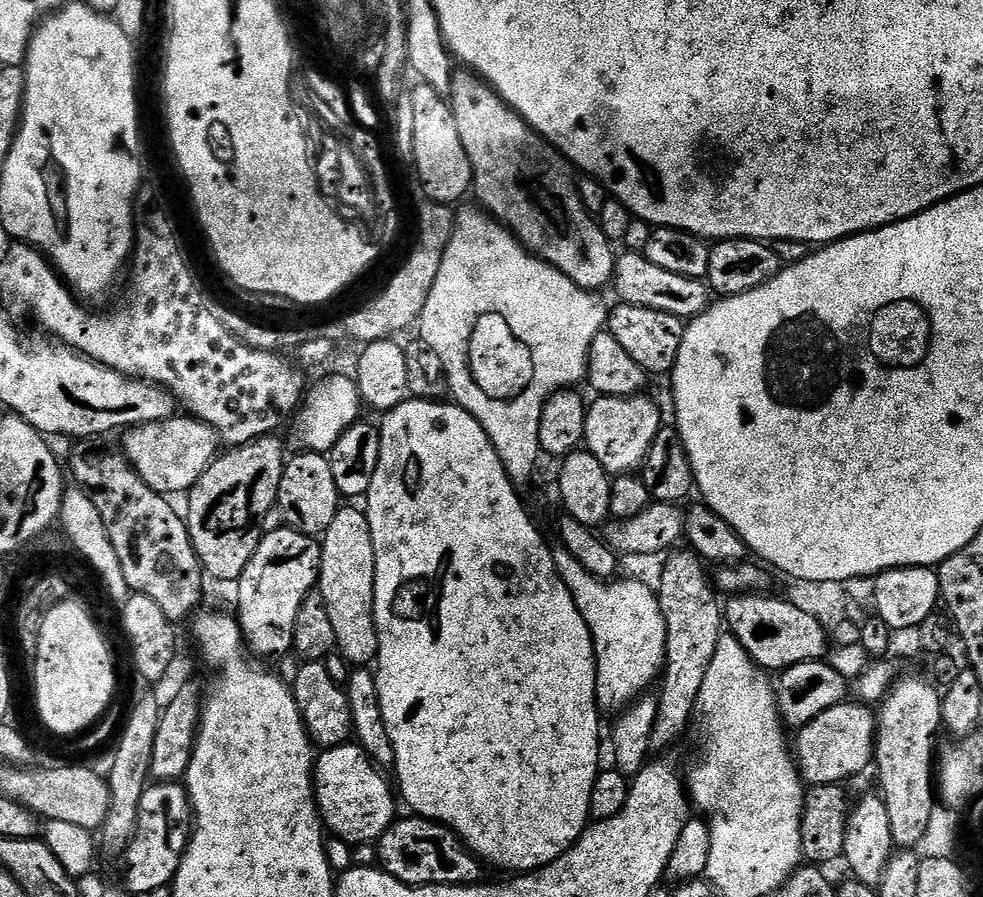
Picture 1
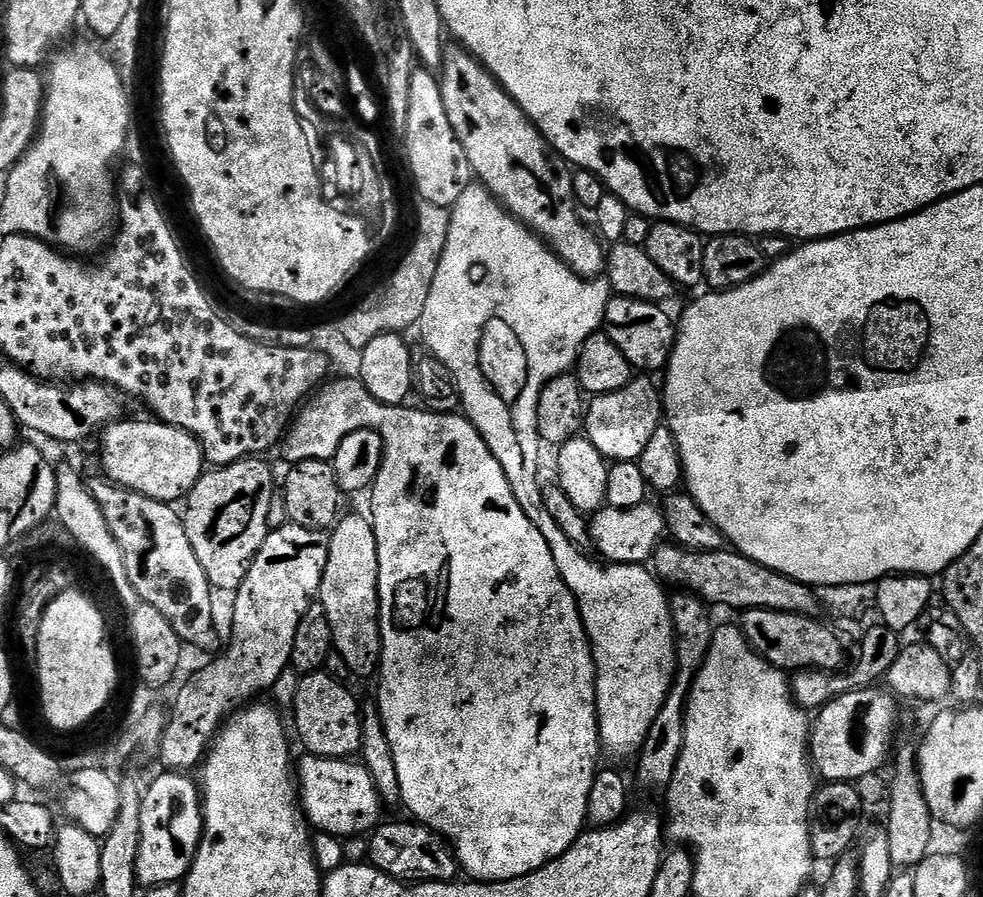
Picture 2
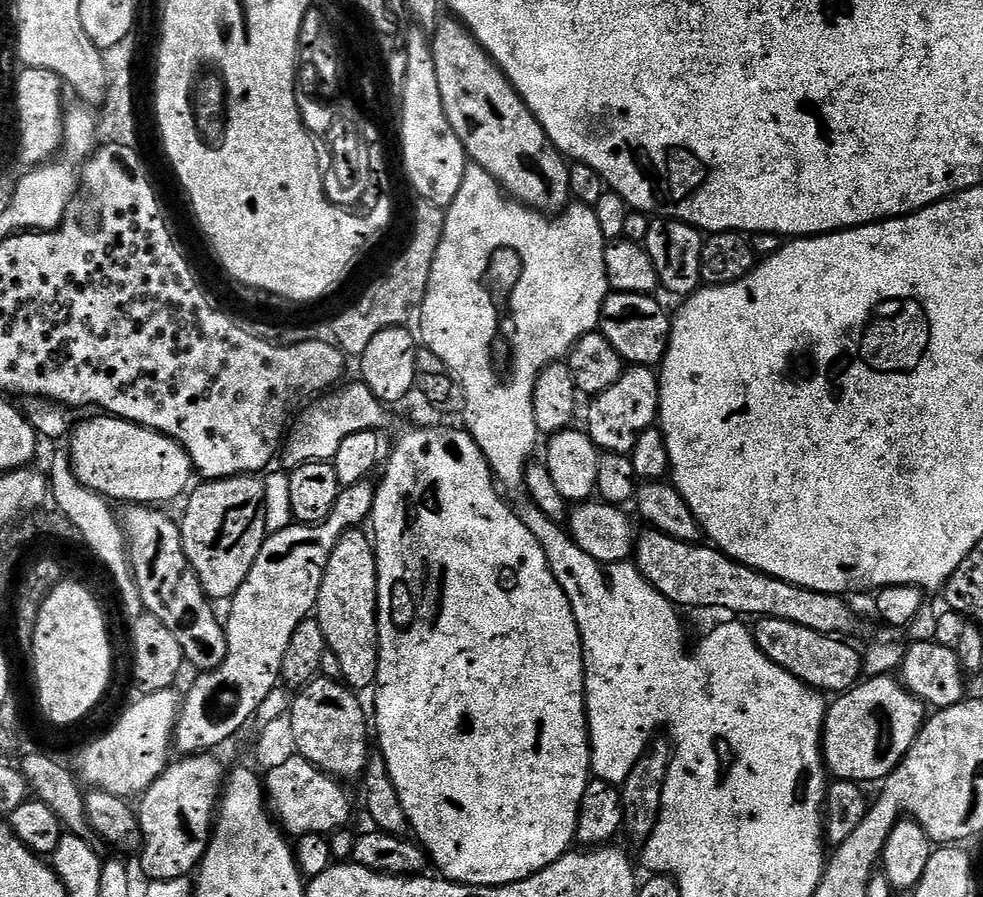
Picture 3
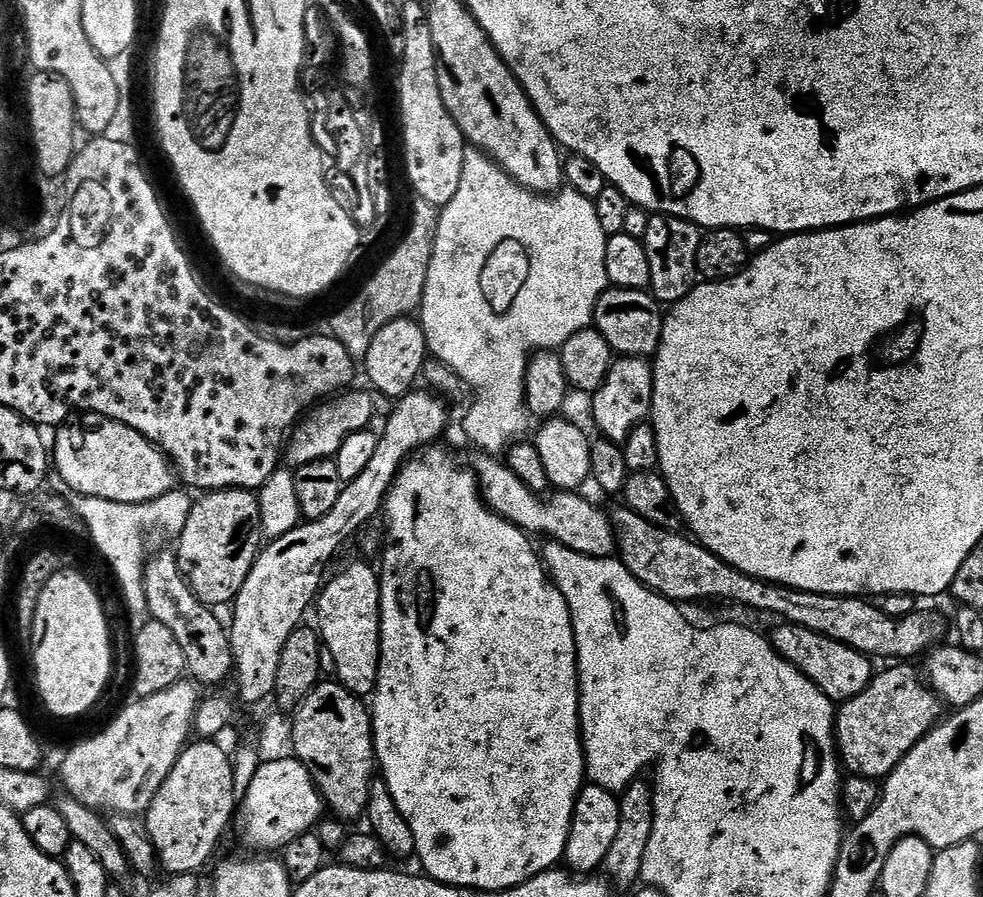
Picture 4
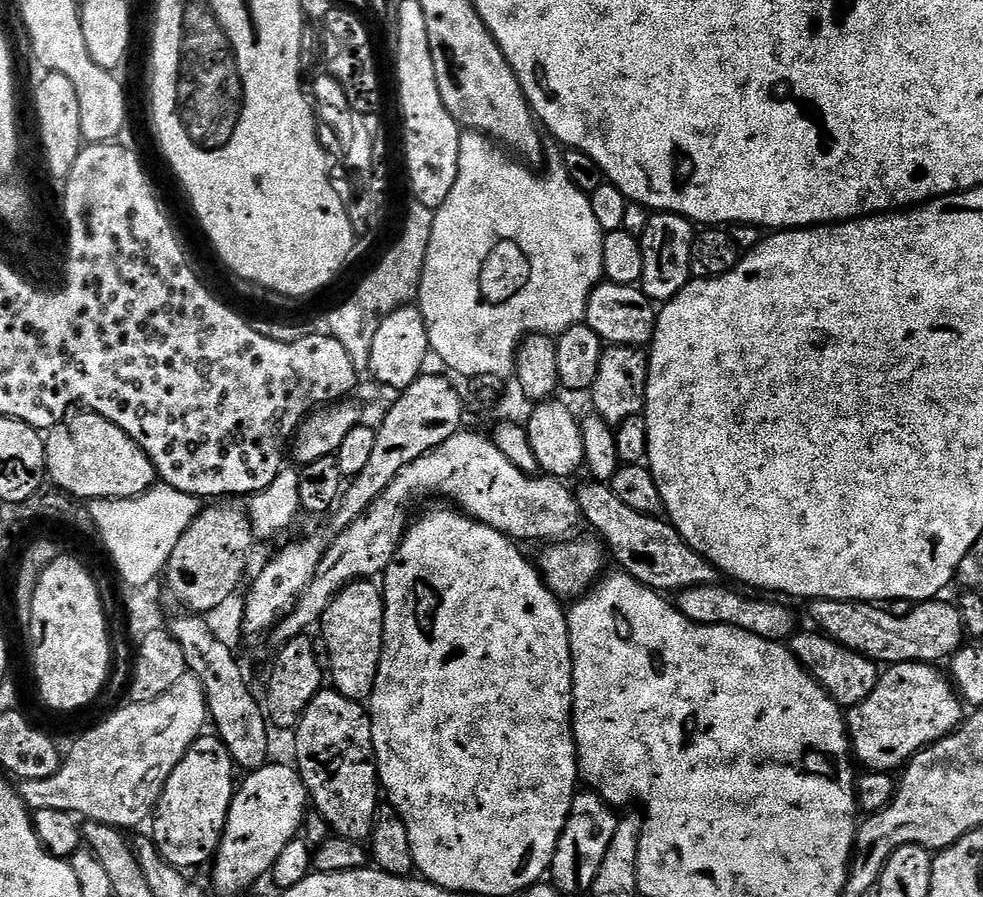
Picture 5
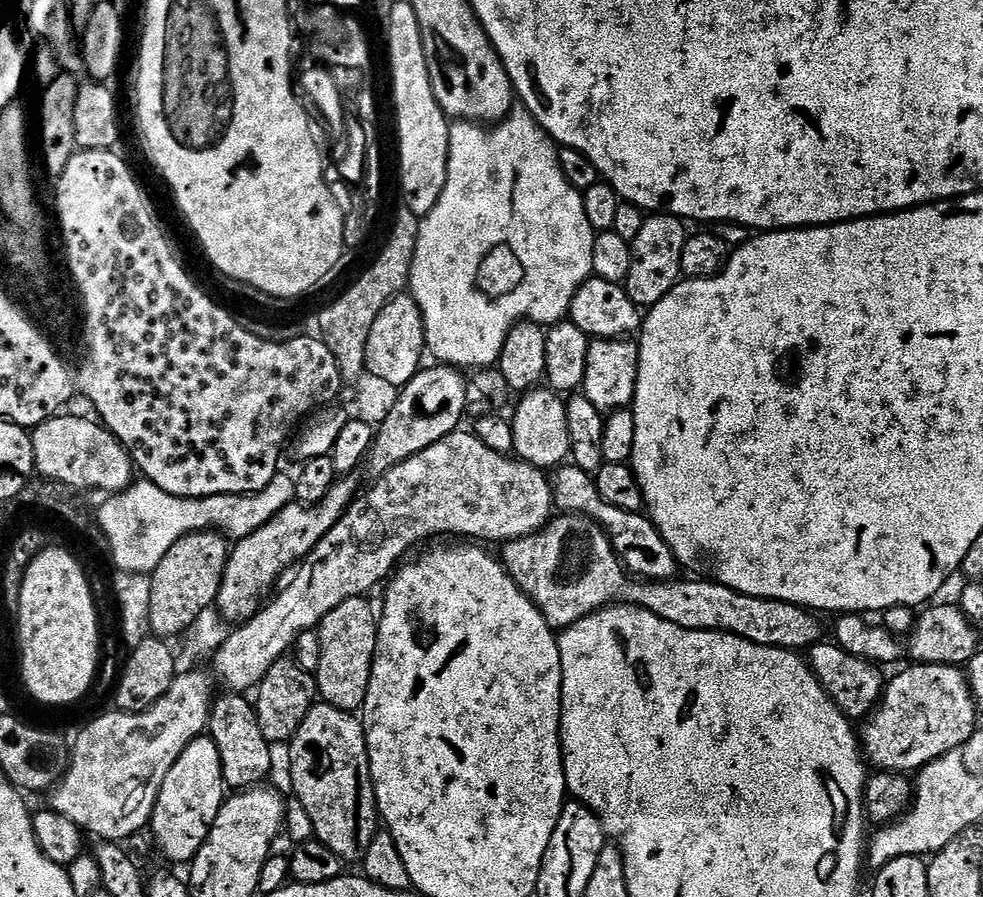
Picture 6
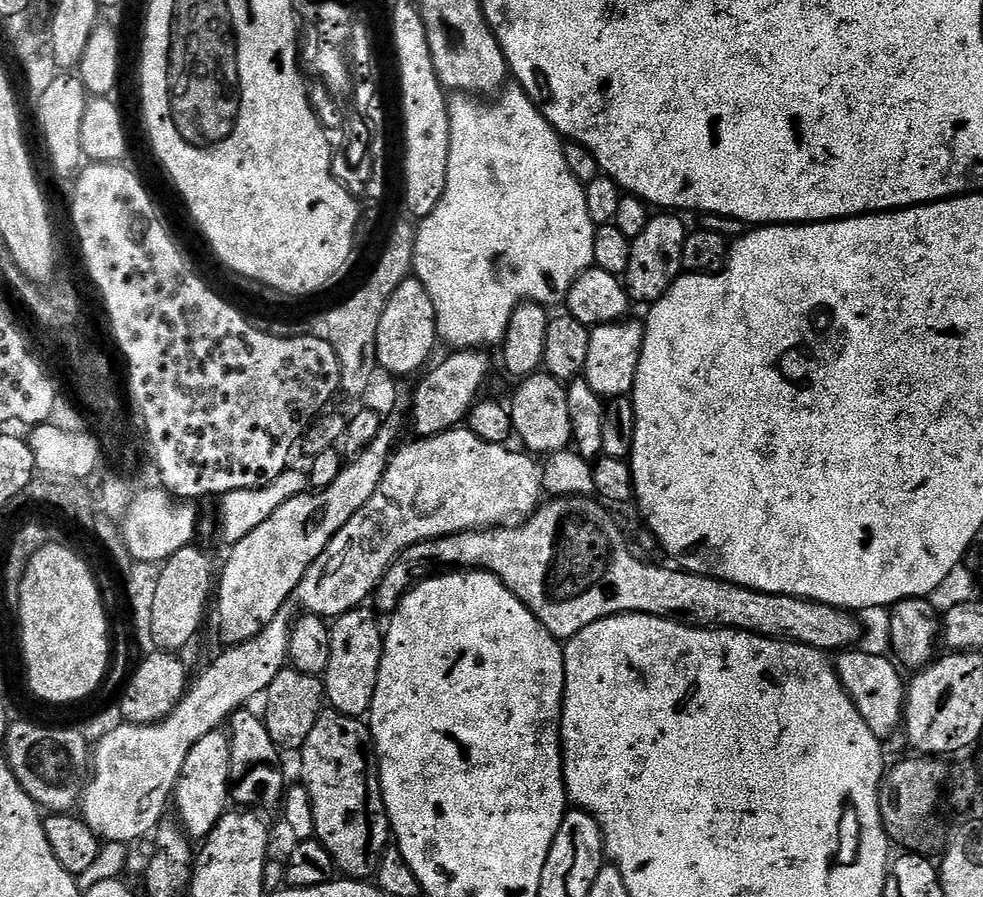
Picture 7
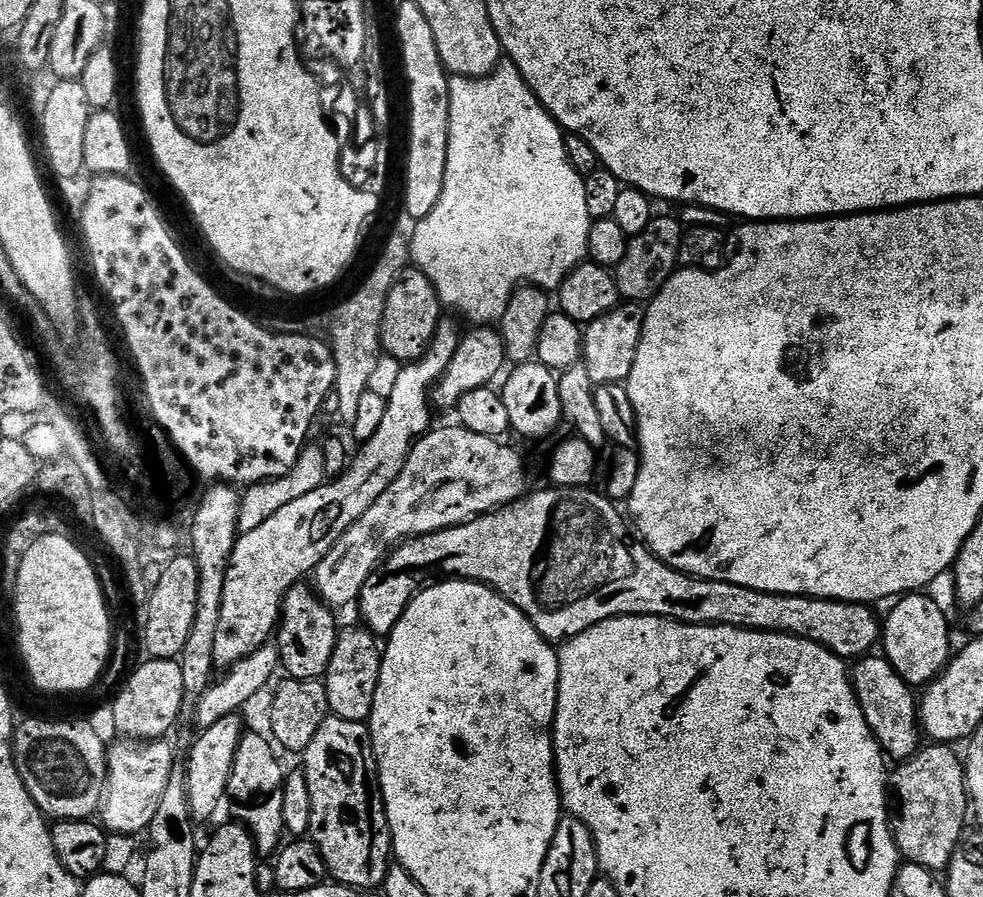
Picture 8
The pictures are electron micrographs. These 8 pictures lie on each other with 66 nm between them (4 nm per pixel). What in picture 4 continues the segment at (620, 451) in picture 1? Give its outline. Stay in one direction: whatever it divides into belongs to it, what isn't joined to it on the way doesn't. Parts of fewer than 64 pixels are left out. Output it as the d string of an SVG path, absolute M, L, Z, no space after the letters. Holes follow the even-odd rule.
M620 356L613 359L610 374L598 391L591 393L592 420L603 439L623 445L634 426L645 423L652 414L654 374L651 363L643 356Z

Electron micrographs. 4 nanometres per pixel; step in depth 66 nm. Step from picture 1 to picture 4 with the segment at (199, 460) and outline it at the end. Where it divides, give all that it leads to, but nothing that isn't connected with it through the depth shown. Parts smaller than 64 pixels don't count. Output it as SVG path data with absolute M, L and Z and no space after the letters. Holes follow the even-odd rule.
M84 414L79 418L55 429L56 445L50 448L54 472L62 476L69 490L110 502L140 504L174 488L174 469L168 457L141 432L105 416Z

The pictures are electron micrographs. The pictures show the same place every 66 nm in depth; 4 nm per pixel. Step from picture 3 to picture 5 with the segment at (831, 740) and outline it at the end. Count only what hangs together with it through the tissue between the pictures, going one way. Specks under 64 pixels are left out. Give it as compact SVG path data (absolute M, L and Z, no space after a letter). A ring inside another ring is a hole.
M914 662L885 667L879 673L874 690L870 690L870 694L862 698L862 702L847 709L846 723L850 748L855 759L865 764L863 767L867 771L895 773L895 768L903 769L908 761L922 749L929 748L934 742L946 738L964 723L966 705L960 699L960 694L956 691L951 679L945 673L943 676L940 670L939 667L931 664L915 664Z

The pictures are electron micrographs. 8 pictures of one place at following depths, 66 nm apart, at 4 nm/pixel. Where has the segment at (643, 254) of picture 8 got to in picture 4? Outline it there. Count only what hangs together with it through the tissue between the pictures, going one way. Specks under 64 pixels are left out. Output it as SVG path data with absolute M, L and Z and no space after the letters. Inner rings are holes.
M652 214L648 217L643 246L646 262L650 262L650 282L648 288L661 305L671 306L690 294L698 283L698 246L702 232L695 224L677 216Z

